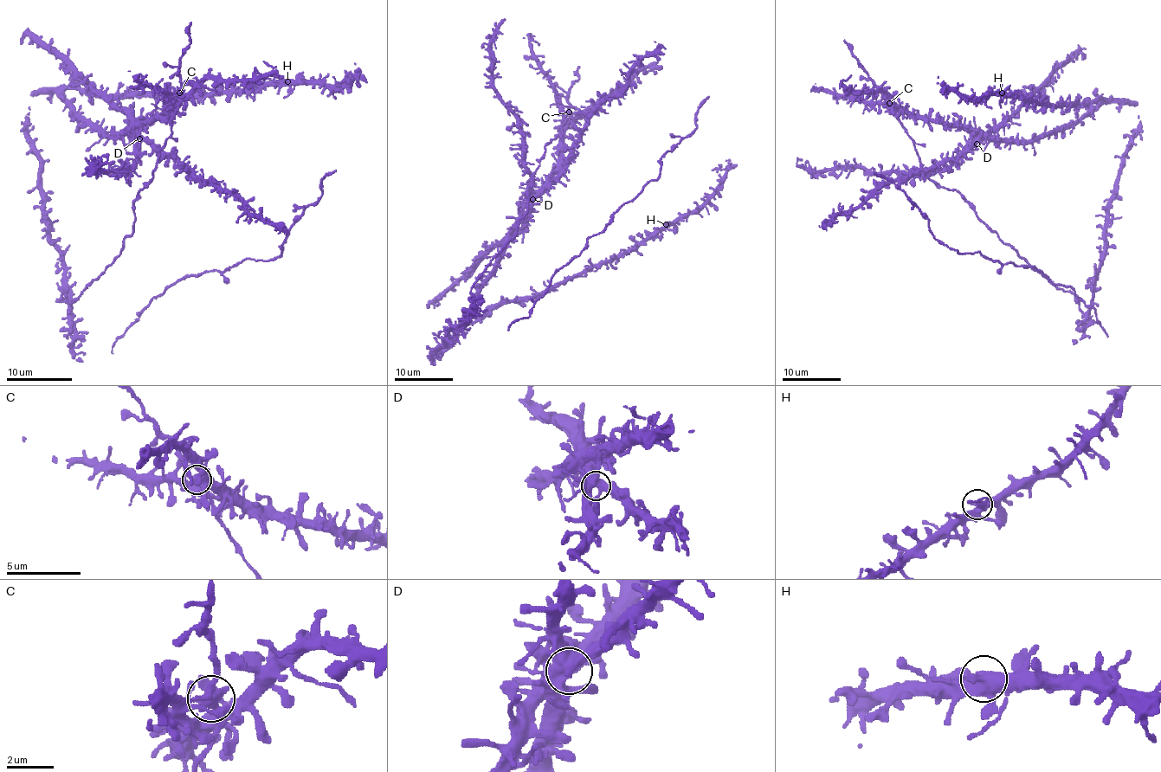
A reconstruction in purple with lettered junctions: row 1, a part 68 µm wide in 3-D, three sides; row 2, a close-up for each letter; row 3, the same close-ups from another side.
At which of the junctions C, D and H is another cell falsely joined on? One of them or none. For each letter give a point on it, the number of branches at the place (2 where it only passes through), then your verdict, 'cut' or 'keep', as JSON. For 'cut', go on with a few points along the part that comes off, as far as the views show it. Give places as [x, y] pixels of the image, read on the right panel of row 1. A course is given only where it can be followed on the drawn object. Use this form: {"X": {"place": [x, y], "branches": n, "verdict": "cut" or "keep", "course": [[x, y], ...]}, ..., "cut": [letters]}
{"C": {"place": [889, 103], "branches": 4, "verdict": "keep"}, "D": {"place": [977, 144], "branches": 4, "verdict": "keep"}, "H": {"place": [1002, 93], "branches": 4, "verdict": "keep"}, "cut": []}

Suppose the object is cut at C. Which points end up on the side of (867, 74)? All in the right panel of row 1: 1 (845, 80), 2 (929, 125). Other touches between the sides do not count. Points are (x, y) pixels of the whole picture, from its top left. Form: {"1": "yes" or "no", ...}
{"1": "no", "2": "no"}

